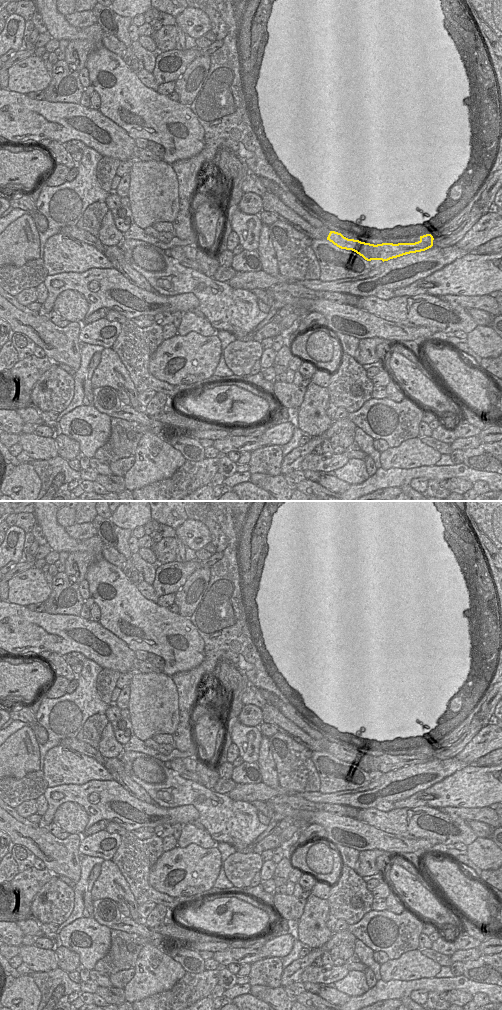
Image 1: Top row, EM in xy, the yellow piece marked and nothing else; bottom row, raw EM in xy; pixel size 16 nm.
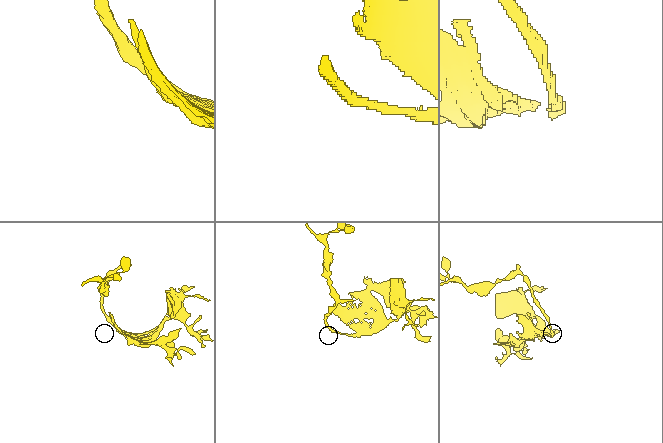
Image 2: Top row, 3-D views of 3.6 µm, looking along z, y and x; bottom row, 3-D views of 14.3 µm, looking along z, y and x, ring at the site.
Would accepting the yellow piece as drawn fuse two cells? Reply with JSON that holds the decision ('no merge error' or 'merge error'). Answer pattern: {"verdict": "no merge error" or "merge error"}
{"verdict": "merge error"}

